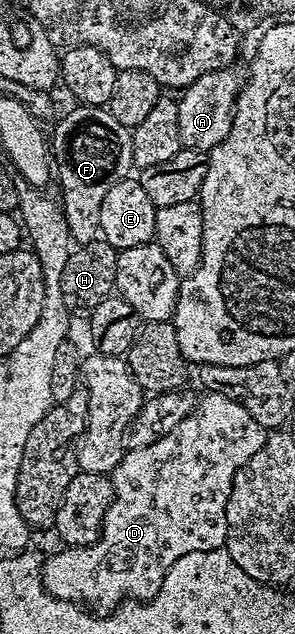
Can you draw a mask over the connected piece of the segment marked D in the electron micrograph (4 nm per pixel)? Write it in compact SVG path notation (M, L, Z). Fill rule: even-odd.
M201 394L196 408L166 437L158 437L146 449L125 450L118 466L110 472L112 500L106 509L100 535L88 547L64 547L42 563L42 582L47 594L77 604L93 613L111 613L125 601L153 599L164 574L186 553L219 551L226 537L226 501L230 497L234 473L258 449L262 449L266 428L258 425L242 405L230 397Z

